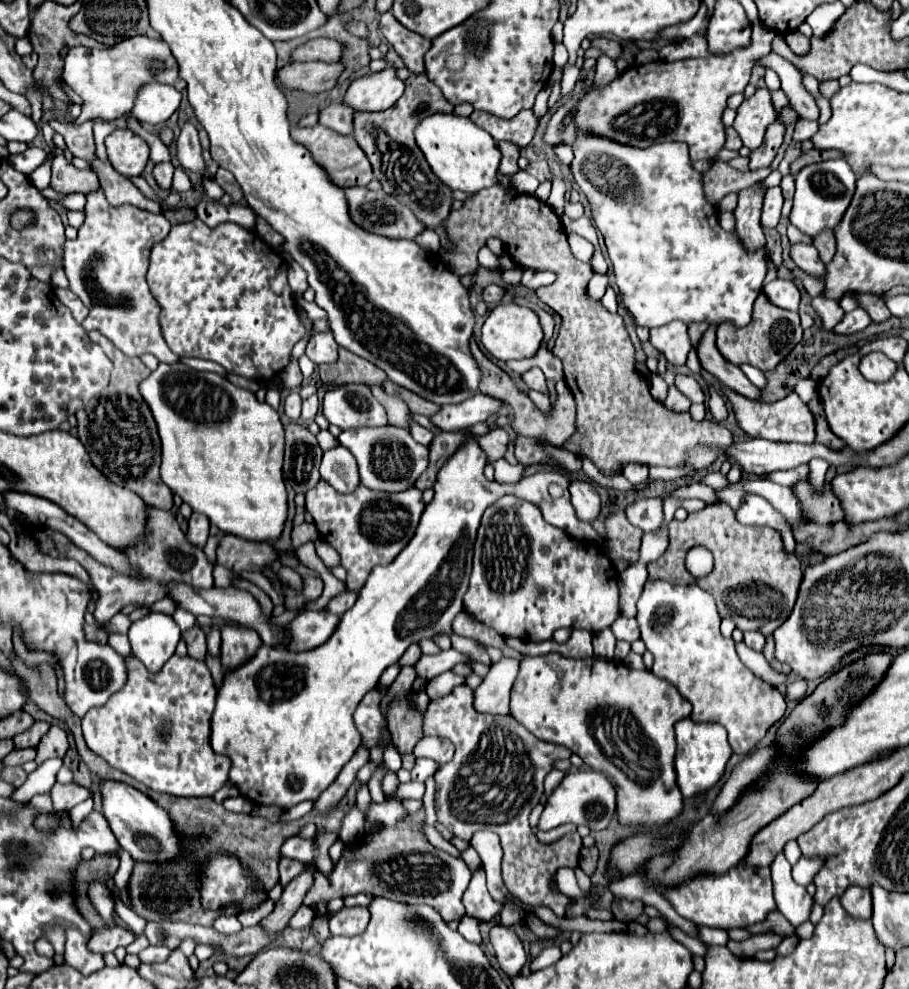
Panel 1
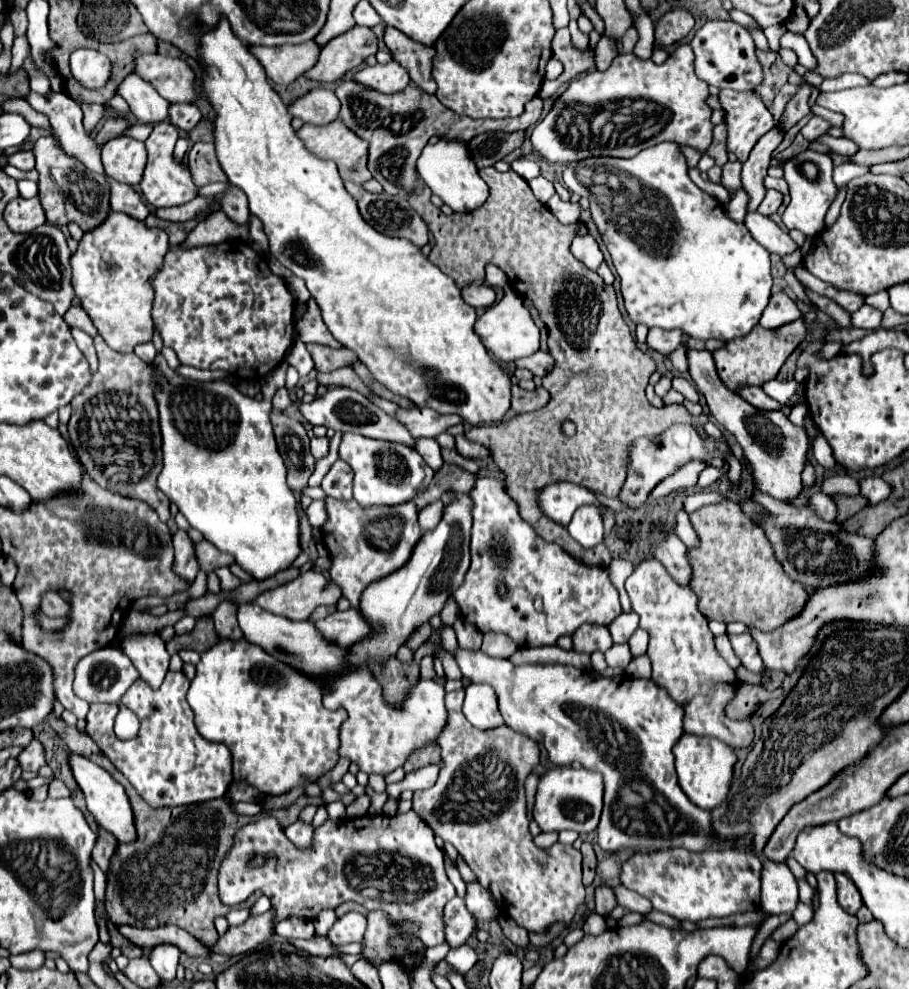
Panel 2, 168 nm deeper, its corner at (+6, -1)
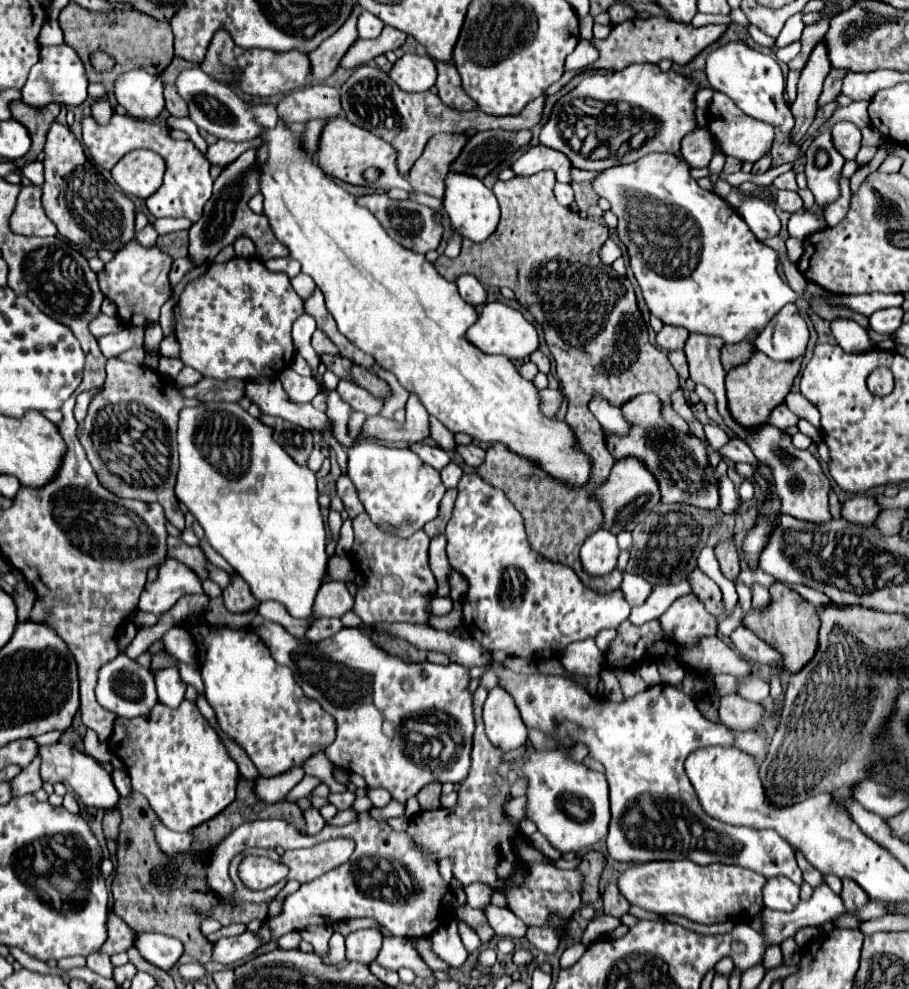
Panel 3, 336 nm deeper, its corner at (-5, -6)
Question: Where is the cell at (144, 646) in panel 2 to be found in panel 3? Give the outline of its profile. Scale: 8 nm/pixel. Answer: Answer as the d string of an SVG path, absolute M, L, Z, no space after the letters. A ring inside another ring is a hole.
M169 668L169 670L159 670L155 672L155 682L157 682L157 692L159 700L167 704L169 708L175 708L183 702L187 684L179 678L179 672Z

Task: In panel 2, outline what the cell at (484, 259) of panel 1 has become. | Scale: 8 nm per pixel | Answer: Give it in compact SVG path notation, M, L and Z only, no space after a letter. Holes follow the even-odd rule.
M486 265L486 283L490 287L506 287L508 277L504 275L504 271L498 271L496 265Z

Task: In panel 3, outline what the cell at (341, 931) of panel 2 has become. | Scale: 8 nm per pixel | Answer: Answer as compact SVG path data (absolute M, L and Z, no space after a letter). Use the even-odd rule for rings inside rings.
M367 928L367 930L357 930L347 936L347 960L353 962L363 962L369 966L381 950L381 932Z

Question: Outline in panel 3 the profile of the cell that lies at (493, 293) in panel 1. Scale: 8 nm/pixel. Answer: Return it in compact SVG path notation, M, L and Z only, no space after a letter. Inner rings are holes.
M461 274L457 280L455 280L457 288L459 288L459 294L463 296L463 300L467 300L469 304L477 306L477 304L483 304L485 302L485 290L483 286L477 282L475 276L471 274Z

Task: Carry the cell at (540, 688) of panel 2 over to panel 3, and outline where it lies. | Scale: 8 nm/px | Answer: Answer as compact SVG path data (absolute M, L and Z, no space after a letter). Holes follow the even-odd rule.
M375 624L375 628L405 638L421 650L447 652L453 662L467 668L491 664L501 678L501 686L515 698L527 728L533 726L541 732L557 730L561 736L569 734L575 742L585 742L591 756L605 766L609 778L611 824L607 850L611 858L621 862L691 860L695 864L739 864L765 878L785 876L799 886L803 884L795 848L775 830L727 826L703 812L683 764L699 748L731 746L733 734L727 726L705 720L695 708L695 702L681 690L657 684L623 704L615 704L591 696L567 678L513 674L493 664L491 654L473 638L459 640L443 630L419 624ZM555 720L559 726L555 726Z

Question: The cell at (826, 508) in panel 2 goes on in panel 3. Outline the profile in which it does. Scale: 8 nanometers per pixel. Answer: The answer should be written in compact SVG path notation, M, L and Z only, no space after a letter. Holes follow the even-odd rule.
M859 494L859 496L853 496L843 502L843 518L847 522L873 526L879 512L881 512L881 506L877 504L877 500L873 496Z

